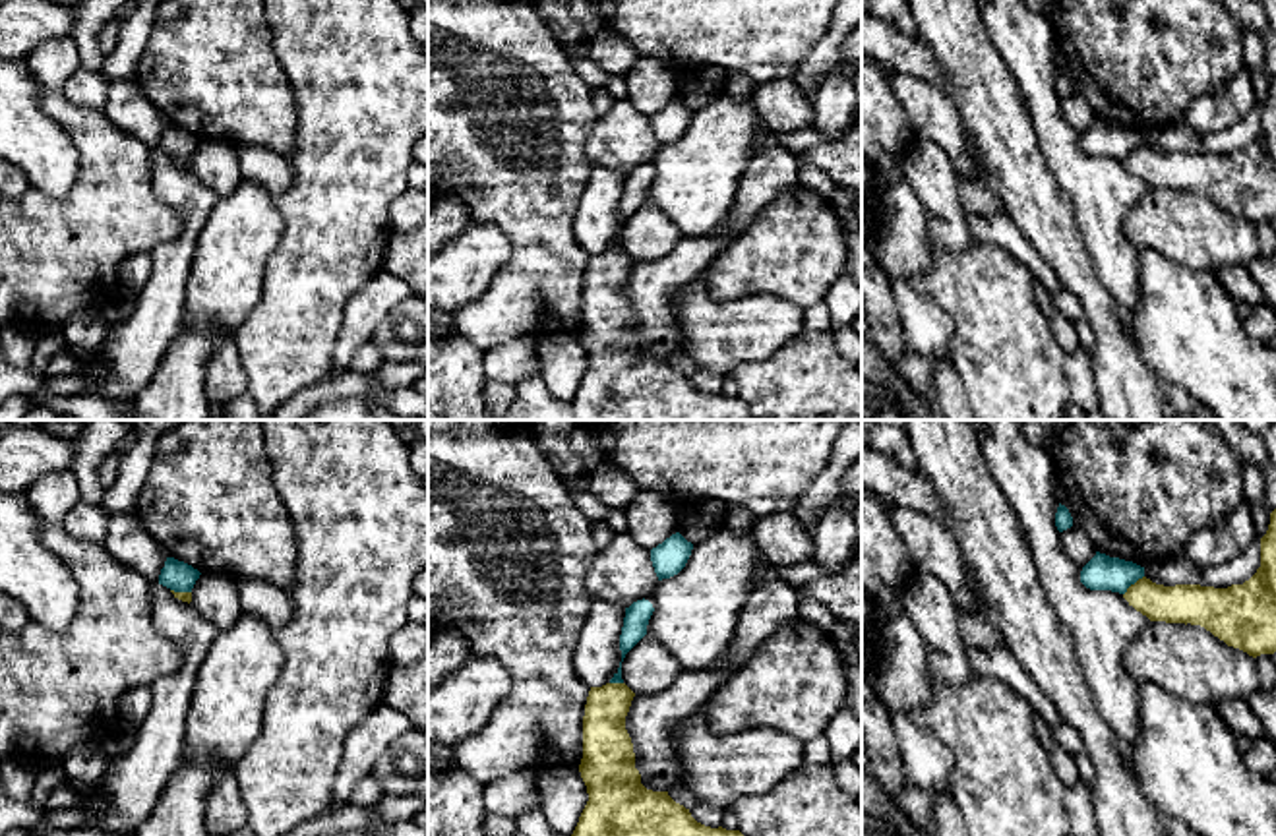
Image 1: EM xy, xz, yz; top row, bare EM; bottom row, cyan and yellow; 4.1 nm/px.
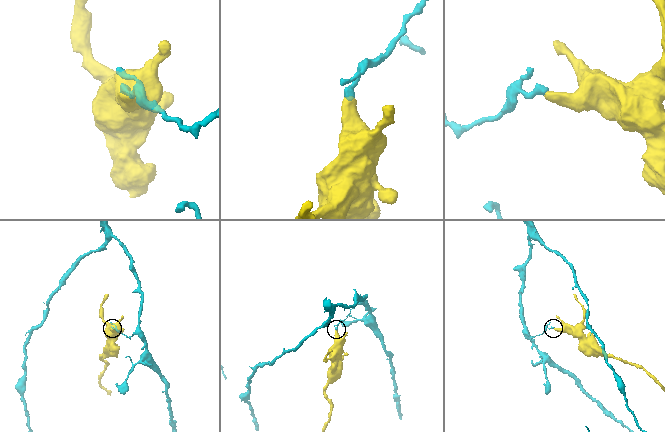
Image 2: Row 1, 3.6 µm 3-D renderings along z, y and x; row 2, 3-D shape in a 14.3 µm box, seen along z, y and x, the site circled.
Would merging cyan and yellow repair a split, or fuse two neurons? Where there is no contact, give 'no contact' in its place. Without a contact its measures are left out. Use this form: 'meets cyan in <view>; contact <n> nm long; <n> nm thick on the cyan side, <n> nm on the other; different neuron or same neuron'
meets cyan in yz; contact 120 nm long; 140 nm thick on the cyan side, 160 nm on the other; different neuron

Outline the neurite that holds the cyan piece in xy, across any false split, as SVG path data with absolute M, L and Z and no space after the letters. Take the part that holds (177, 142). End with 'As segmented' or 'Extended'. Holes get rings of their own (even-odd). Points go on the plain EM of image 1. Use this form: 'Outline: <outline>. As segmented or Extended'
Outline: M167 124L165 134L161 135L159 141L159 151L174 159L192 159L199 141L201 139L192 132L178 128L174 124Z. As segmented

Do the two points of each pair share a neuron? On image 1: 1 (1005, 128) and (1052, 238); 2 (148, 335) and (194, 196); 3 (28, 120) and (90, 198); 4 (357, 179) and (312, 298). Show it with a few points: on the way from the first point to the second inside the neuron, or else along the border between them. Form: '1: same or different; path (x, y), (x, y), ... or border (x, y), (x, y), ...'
1: same; path (1011, 155), (1017, 175), (1042, 211)
2: same; path (163, 300), (171, 262), (190, 231)
3: different; border (68, 134), (72, 188), (62, 198), (30, 190)
4: same; path (337, 208), (334, 240), (316, 269)

